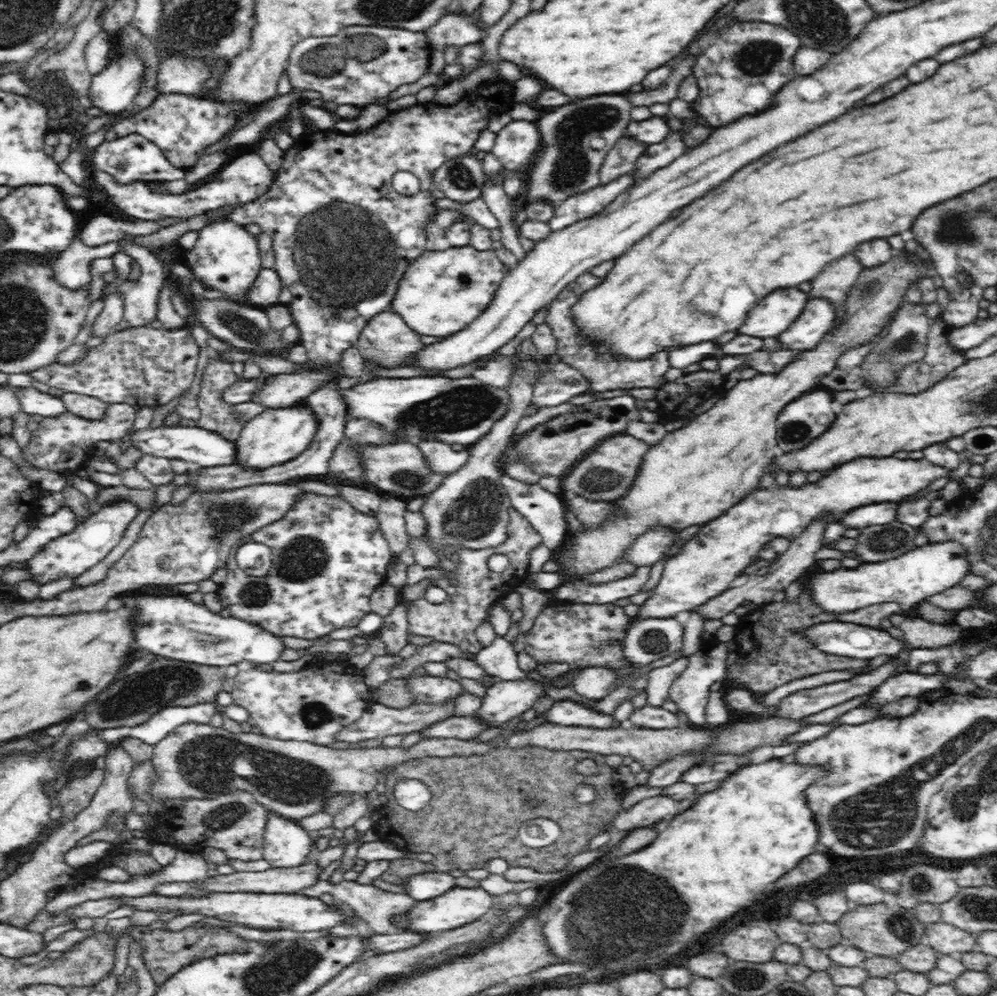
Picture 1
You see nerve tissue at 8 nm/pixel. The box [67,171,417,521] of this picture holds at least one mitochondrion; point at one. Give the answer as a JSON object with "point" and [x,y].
{"point":[345,256]}

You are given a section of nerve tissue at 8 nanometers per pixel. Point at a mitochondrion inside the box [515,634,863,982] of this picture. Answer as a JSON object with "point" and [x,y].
{"point":[613,914]}

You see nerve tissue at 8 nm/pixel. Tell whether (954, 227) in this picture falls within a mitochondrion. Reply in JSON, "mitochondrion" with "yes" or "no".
{"mitochondrion":"yes"}

